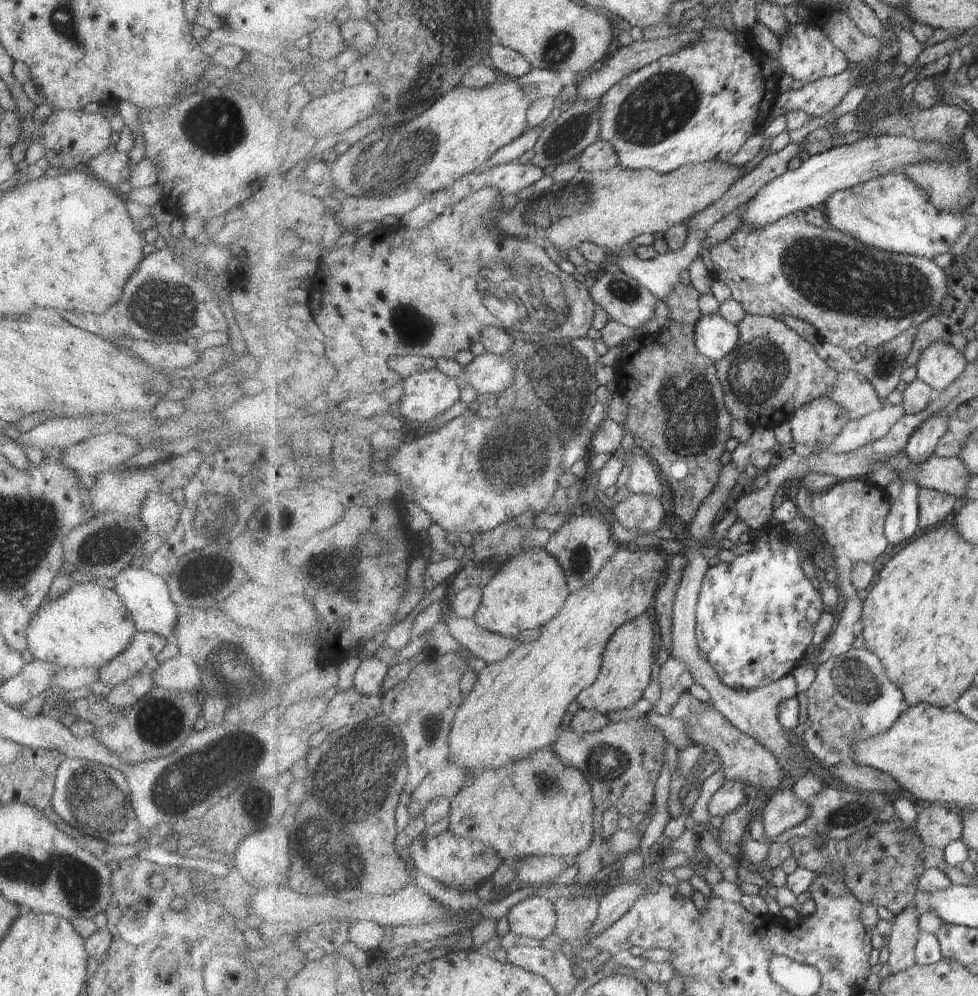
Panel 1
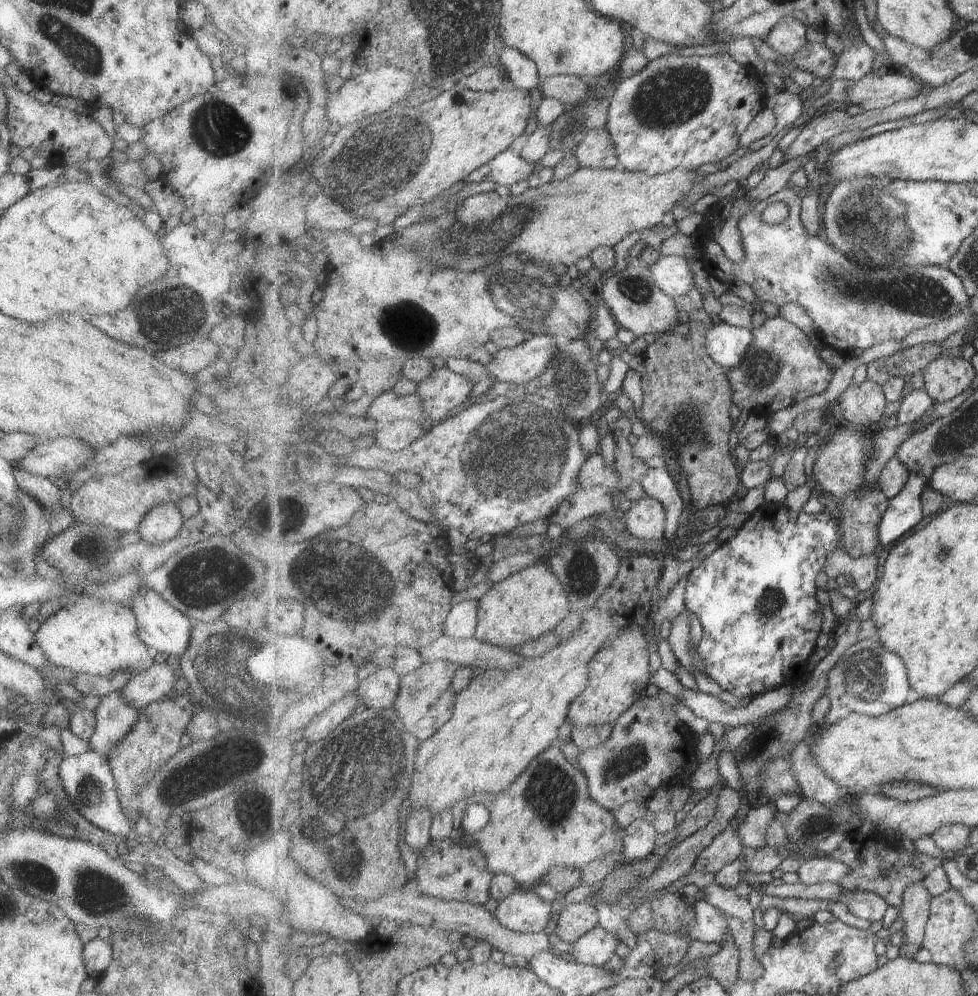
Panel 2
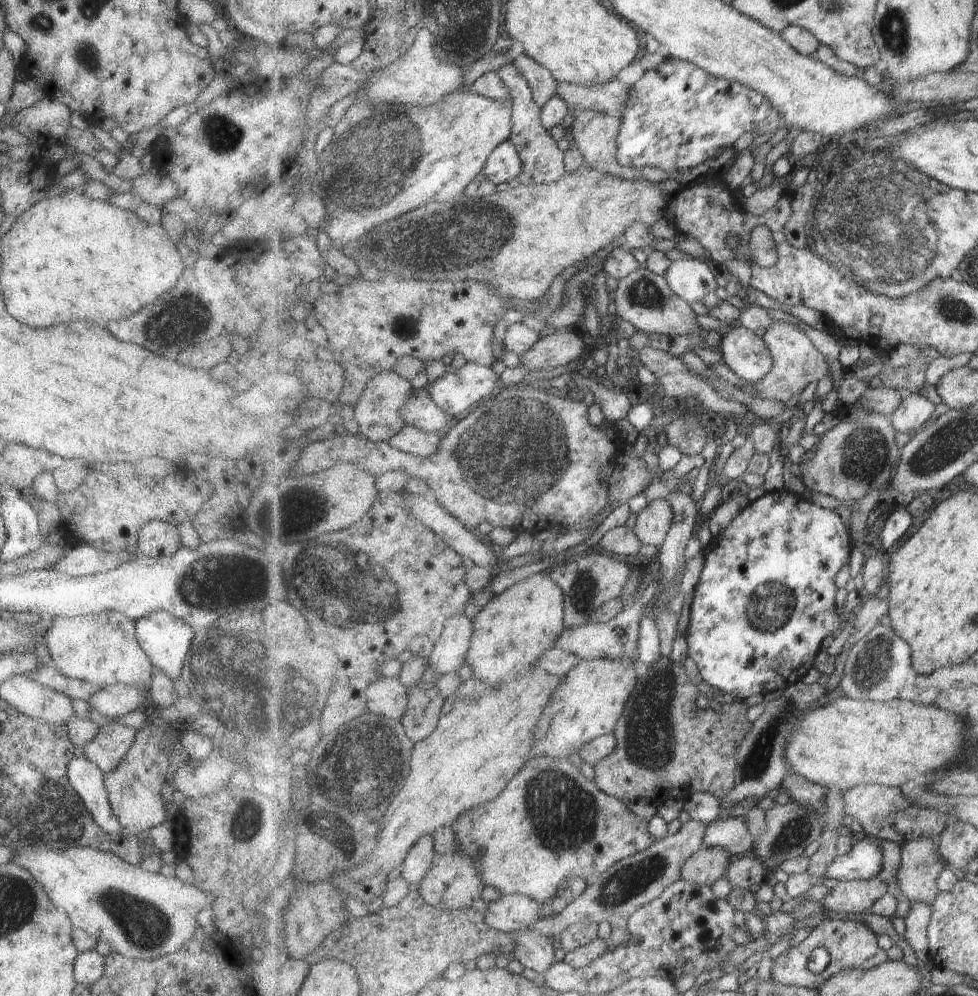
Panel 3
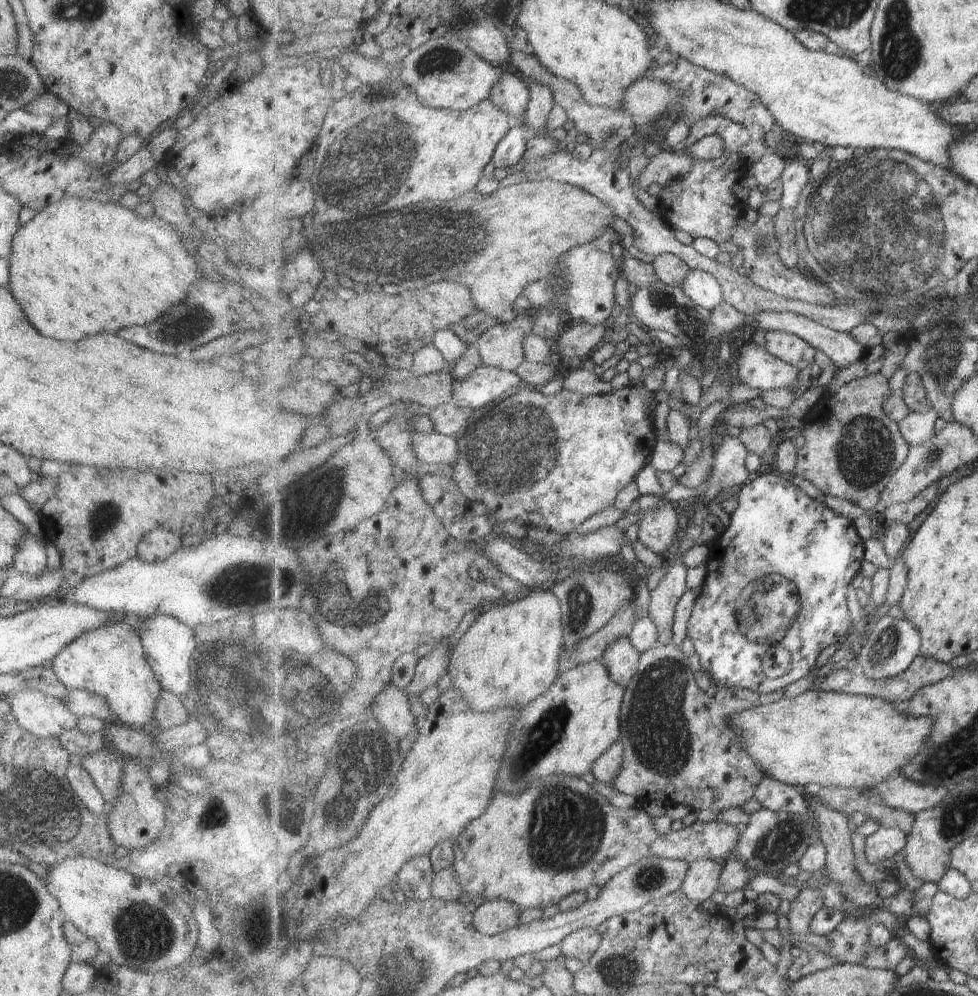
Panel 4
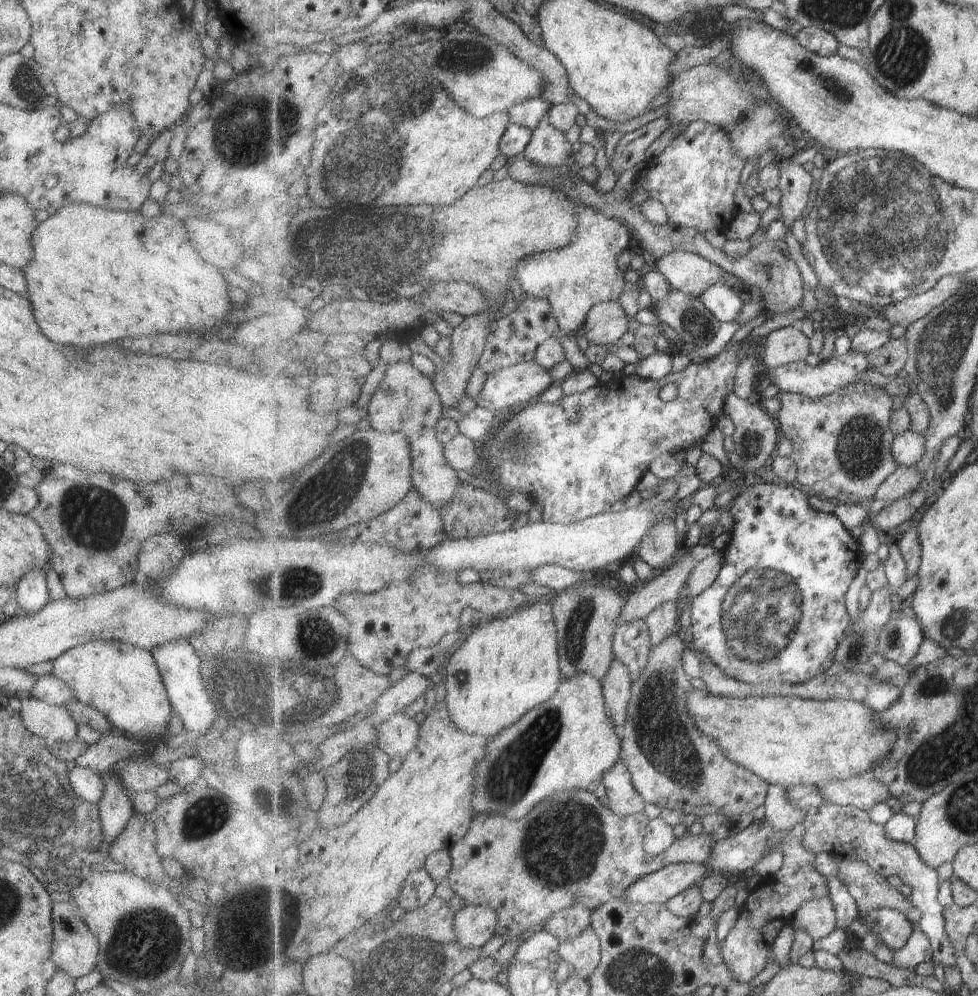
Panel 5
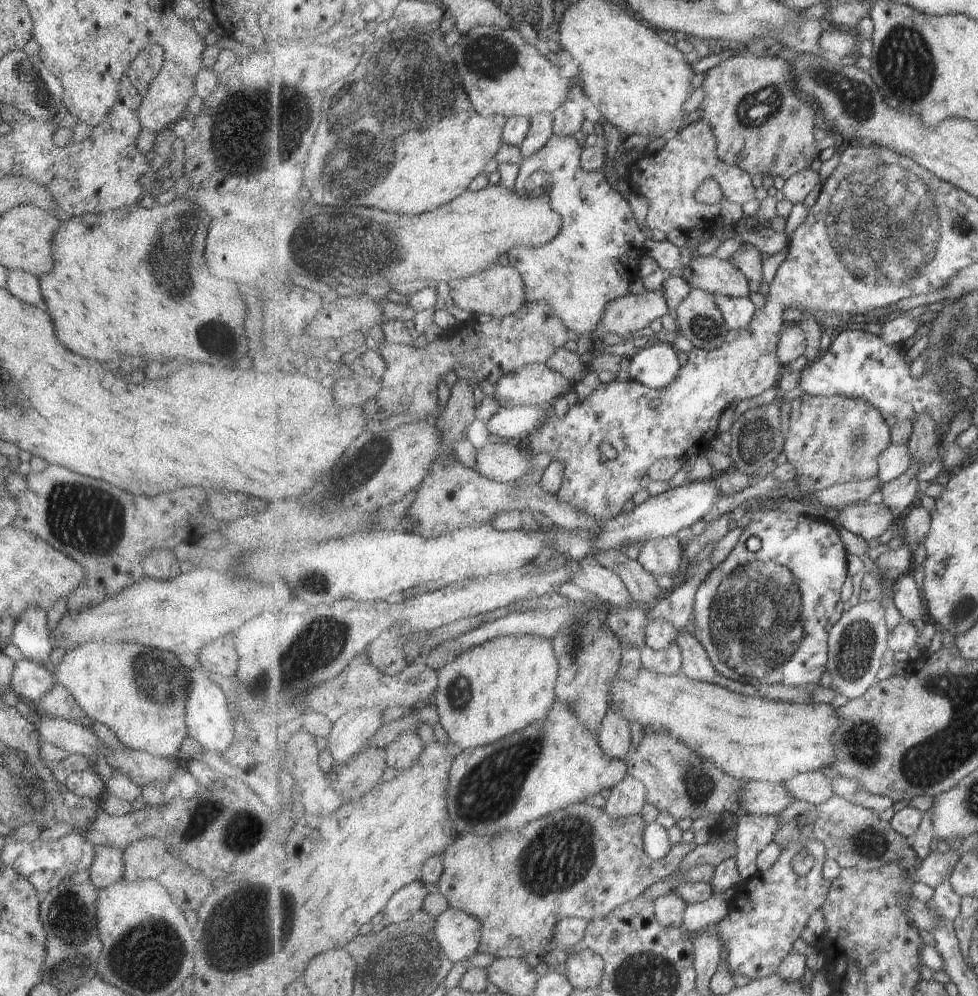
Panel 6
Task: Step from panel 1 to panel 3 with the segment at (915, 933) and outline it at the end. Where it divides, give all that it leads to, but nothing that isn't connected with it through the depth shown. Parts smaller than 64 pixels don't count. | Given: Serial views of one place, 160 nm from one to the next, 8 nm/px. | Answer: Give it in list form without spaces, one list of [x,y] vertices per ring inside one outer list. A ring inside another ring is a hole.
[[[940,836],[922,837],[901,846],[902,859],[898,868],[898,885],[910,903],[927,902],[934,905],[941,872],[944,872]]]

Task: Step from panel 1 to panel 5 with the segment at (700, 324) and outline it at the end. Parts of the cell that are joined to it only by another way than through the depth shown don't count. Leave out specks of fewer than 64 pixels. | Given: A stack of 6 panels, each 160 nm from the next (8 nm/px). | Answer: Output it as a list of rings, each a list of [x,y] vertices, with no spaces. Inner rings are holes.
[[[850,349],[842,356],[834,354],[830,359],[819,363],[818,366],[811,366],[805,362],[791,363],[774,369],[767,367],[765,373],[768,374],[773,384],[775,384],[780,391],[801,393],[805,396],[815,398],[827,396],[844,386],[857,383],[855,382],[857,376],[867,369],[871,369],[867,355]]]

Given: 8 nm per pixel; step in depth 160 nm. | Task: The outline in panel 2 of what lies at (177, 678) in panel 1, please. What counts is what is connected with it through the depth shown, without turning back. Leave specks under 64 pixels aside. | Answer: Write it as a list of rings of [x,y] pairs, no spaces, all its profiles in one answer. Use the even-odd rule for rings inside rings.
[[[163,661],[153,663],[141,672],[135,673],[121,686],[119,692],[123,700],[138,711],[150,702],[173,692],[173,684],[175,684],[175,670]]]

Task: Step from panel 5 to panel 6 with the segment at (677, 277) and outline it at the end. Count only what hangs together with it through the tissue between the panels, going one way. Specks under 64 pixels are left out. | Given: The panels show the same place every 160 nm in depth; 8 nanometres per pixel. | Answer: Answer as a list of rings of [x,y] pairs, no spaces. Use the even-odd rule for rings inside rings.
[[[715,254],[708,257],[688,258],[686,266],[680,274],[693,289],[700,289],[709,295],[716,296],[721,293],[727,296],[748,297],[750,293],[750,284],[743,272],[728,259],[721,259]]]

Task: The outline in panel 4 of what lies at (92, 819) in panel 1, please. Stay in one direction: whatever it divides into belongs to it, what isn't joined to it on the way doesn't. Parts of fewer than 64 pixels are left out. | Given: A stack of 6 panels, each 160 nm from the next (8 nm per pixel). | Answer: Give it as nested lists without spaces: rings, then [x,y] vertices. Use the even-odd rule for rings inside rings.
[[[68,765],[66,777],[74,794],[83,801],[91,814],[100,815],[106,812],[102,794],[96,789],[90,774],[85,769],[80,765]]]

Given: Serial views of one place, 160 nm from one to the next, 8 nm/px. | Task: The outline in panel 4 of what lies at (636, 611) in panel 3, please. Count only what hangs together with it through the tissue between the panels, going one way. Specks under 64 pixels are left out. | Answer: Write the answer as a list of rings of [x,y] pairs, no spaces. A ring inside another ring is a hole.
[[[619,637],[604,652],[601,662],[612,674],[612,679],[625,687],[635,676],[642,652],[639,652],[628,637]]]

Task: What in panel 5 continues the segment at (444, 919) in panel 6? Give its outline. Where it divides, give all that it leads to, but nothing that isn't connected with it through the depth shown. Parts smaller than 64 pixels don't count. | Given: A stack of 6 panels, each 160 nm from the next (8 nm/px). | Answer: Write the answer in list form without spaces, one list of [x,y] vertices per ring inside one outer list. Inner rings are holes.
[[[469,905],[456,914],[454,929],[464,949],[475,949],[487,944],[500,925],[500,914],[490,906]]]

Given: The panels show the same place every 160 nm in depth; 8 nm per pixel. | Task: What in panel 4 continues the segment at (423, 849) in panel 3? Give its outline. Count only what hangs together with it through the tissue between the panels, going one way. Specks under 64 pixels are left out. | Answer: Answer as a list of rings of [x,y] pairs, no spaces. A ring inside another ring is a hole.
[[[421,855],[406,862],[397,878],[397,892],[399,896],[417,901],[433,898],[432,882],[436,870],[429,855]]]

